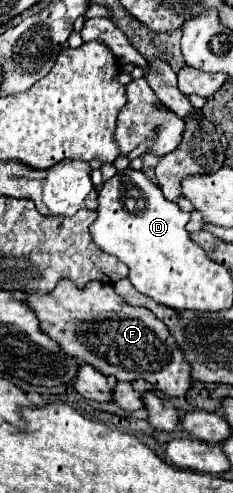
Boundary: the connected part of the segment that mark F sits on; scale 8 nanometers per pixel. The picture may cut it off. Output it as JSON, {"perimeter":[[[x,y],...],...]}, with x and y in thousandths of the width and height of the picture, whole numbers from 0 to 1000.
{"perimeter":[[[253,568],[245,580],[219,592],[133,592],[116,596],[107,617],[142,625],[176,669],[227,686],[296,722],[322,722],[348,738],[391,738],[451,763],[494,763],[519,775],[571,775],[571,771],[631,771],[674,791],[708,795],[717,803],[794,803],[811,791],[811,779],[828,779],[811,763],[811,738],[794,734],[777,710],[760,706],[760,694],[742,694],[742,682],[725,677],[717,661],[631,625],[588,625],[536,617],[494,592],[476,576],[433,572],[382,572],[356,584],[322,584],[305,568]]]}

